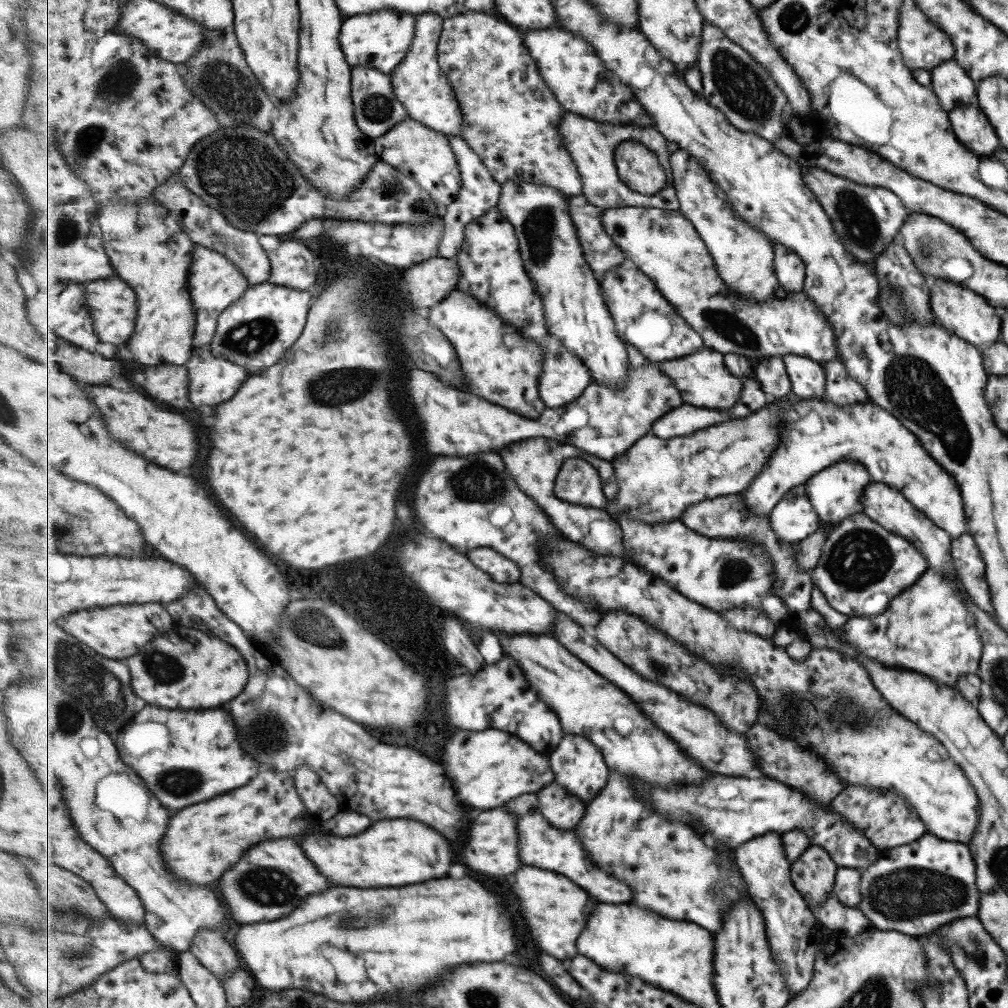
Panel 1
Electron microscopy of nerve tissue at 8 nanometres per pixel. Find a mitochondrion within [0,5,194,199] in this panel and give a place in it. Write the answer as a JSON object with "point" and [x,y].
{"point":[115,85]}

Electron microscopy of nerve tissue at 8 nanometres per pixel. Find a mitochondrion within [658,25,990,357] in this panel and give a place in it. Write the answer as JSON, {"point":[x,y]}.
{"point":[746,90]}

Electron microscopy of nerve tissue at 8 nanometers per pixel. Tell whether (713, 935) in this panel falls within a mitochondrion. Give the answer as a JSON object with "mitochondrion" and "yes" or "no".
{"mitochondrion":"no"}

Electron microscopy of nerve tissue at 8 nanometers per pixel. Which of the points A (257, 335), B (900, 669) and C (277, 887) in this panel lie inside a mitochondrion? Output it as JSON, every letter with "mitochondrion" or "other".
{"A":"mitochondrion","B":"other","C":"mitochondrion"}

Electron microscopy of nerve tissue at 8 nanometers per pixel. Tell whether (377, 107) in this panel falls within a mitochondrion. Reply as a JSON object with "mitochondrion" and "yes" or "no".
{"mitochondrion":"yes"}

